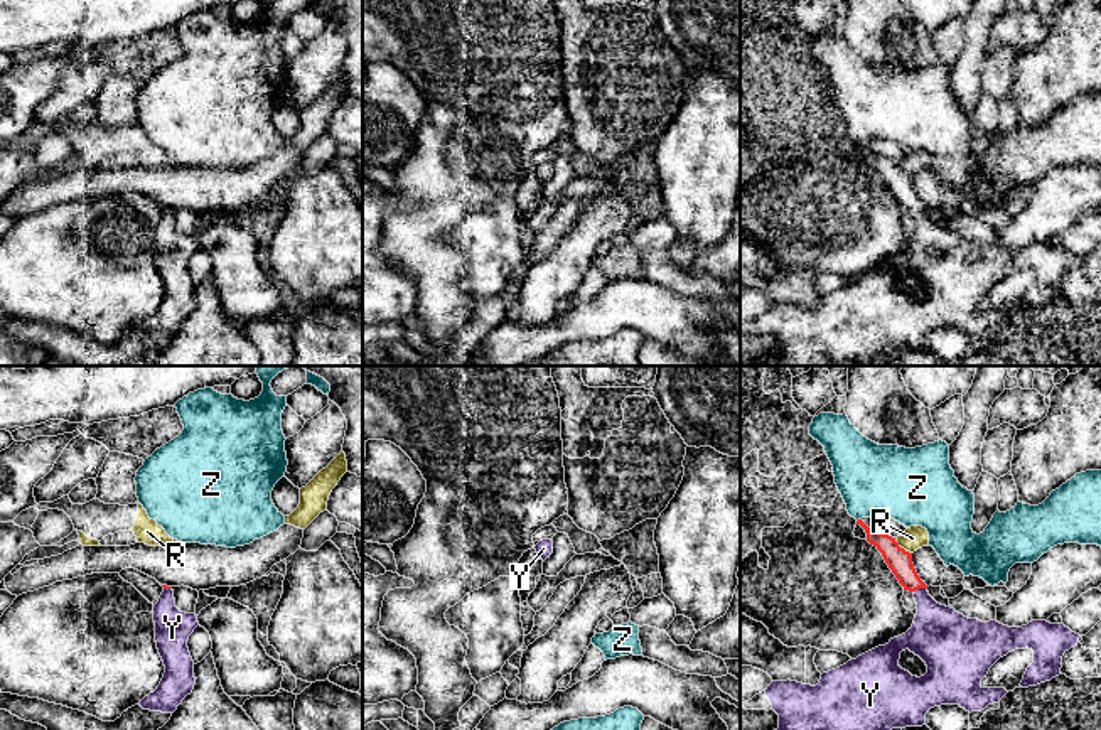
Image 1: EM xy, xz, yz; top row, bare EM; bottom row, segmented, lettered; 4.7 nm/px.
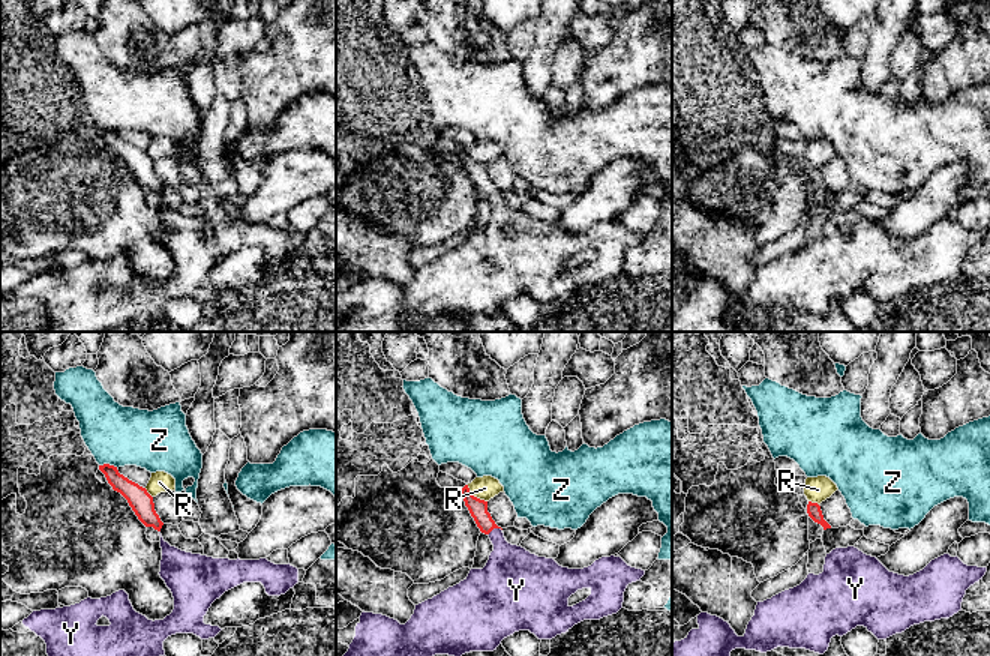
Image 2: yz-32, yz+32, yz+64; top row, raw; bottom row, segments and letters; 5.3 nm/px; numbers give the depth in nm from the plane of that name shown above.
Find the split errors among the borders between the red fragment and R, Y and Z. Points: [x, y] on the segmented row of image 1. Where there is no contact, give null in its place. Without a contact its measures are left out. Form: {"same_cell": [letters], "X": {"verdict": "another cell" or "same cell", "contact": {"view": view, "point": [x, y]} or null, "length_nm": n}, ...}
{"same_cell": ["Y"], "R": {"verdict": "another cell", "contact": {"view": "yz", "point": [902, 548]}, "length_nm": 120}, "Y": {"verdict": "same cell", "contact": {"view": "yz", "point": [919, 587]}, "length_nm": 70}, "Z": {"verdict": "another cell", "contact": {"view": "yz", "point": [859, 520]}, "length_nm": 30}}

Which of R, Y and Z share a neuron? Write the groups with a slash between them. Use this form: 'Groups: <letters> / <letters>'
Groups: R / Y / Z

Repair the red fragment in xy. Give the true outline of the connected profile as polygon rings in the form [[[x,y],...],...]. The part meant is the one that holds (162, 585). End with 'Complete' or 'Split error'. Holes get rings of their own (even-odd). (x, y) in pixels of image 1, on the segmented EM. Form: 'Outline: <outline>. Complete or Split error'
Outline: [[[162,587],[164,592],[153,605],[153,622],[155,642],[165,673],[157,690],[138,705],[150,711],[174,713],[196,684],[187,641],[199,622],[196,614],[185,614],[175,607],[172,587]]]. Split error

